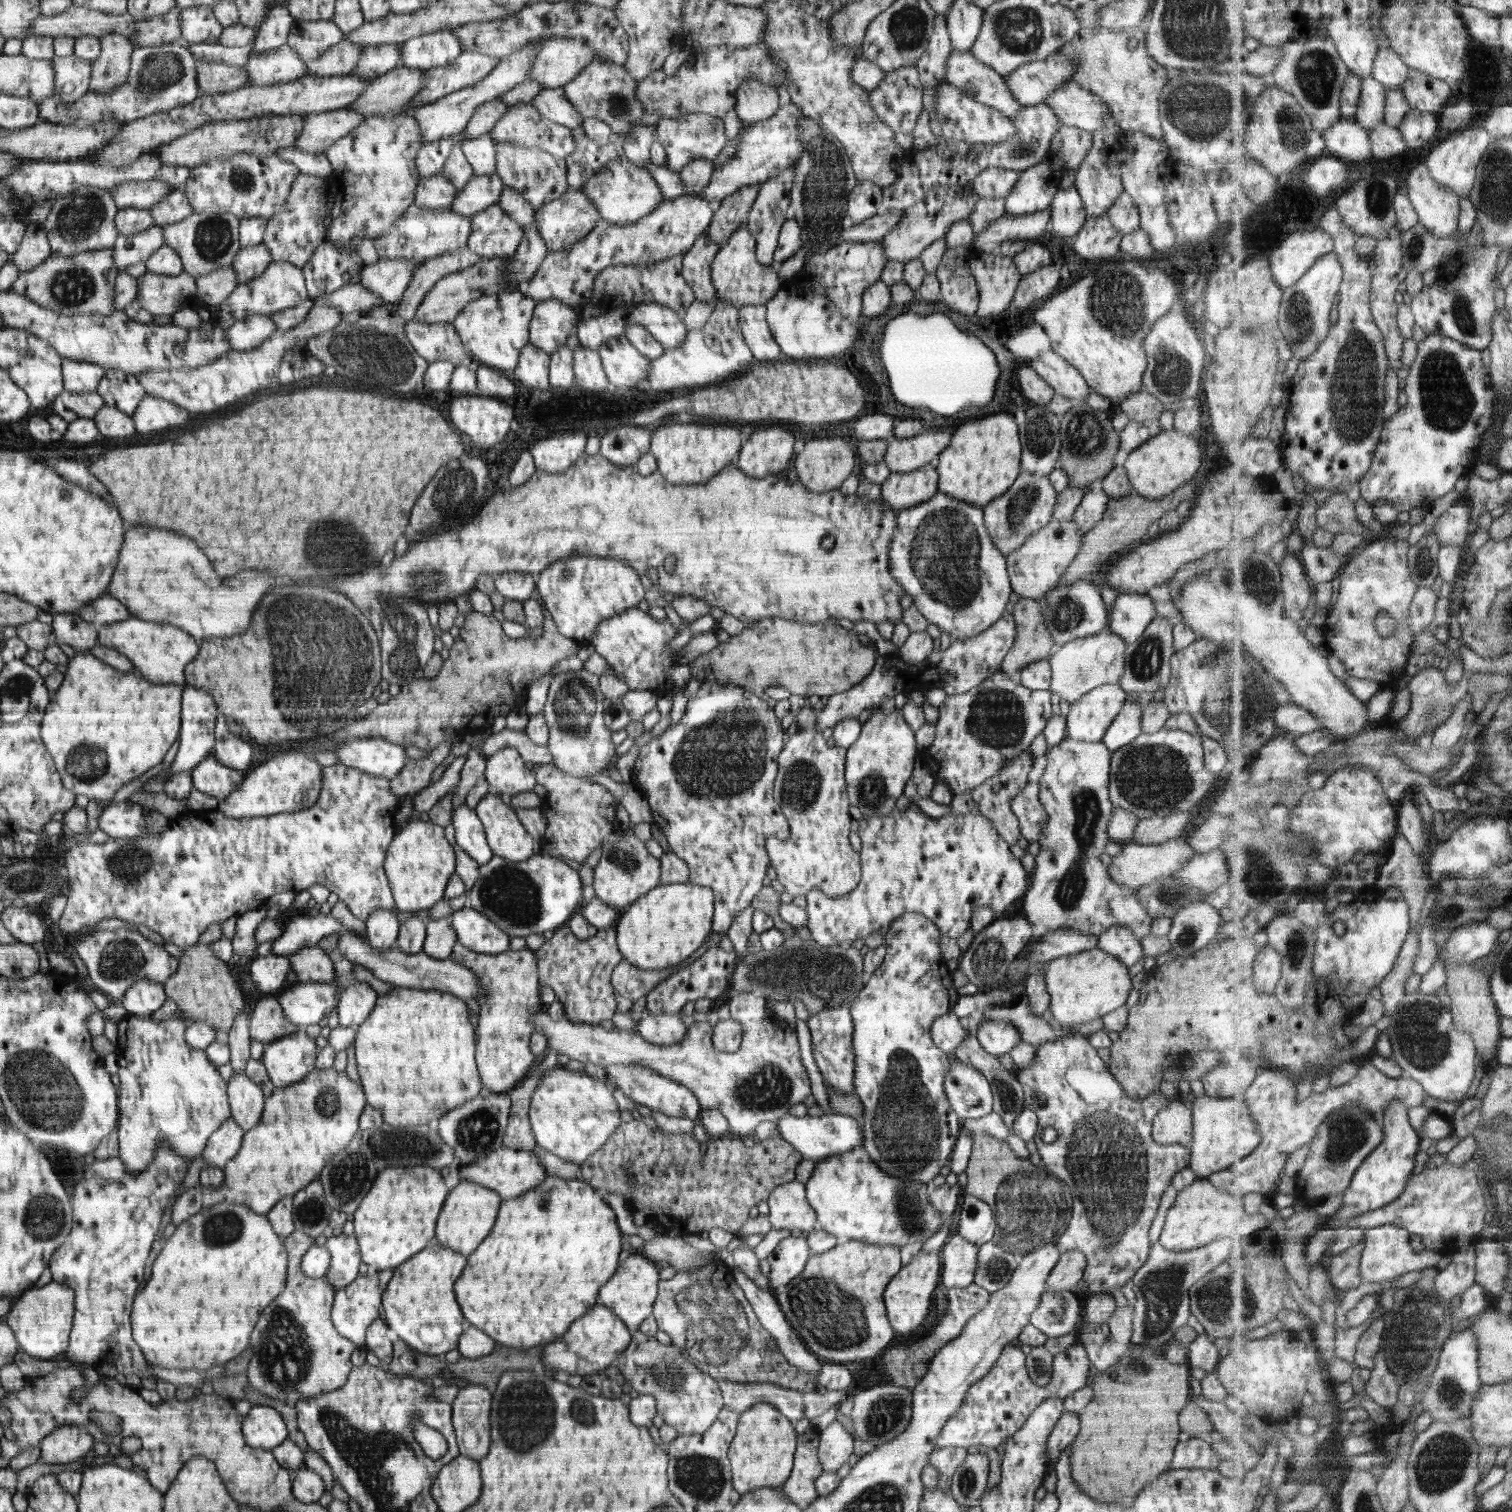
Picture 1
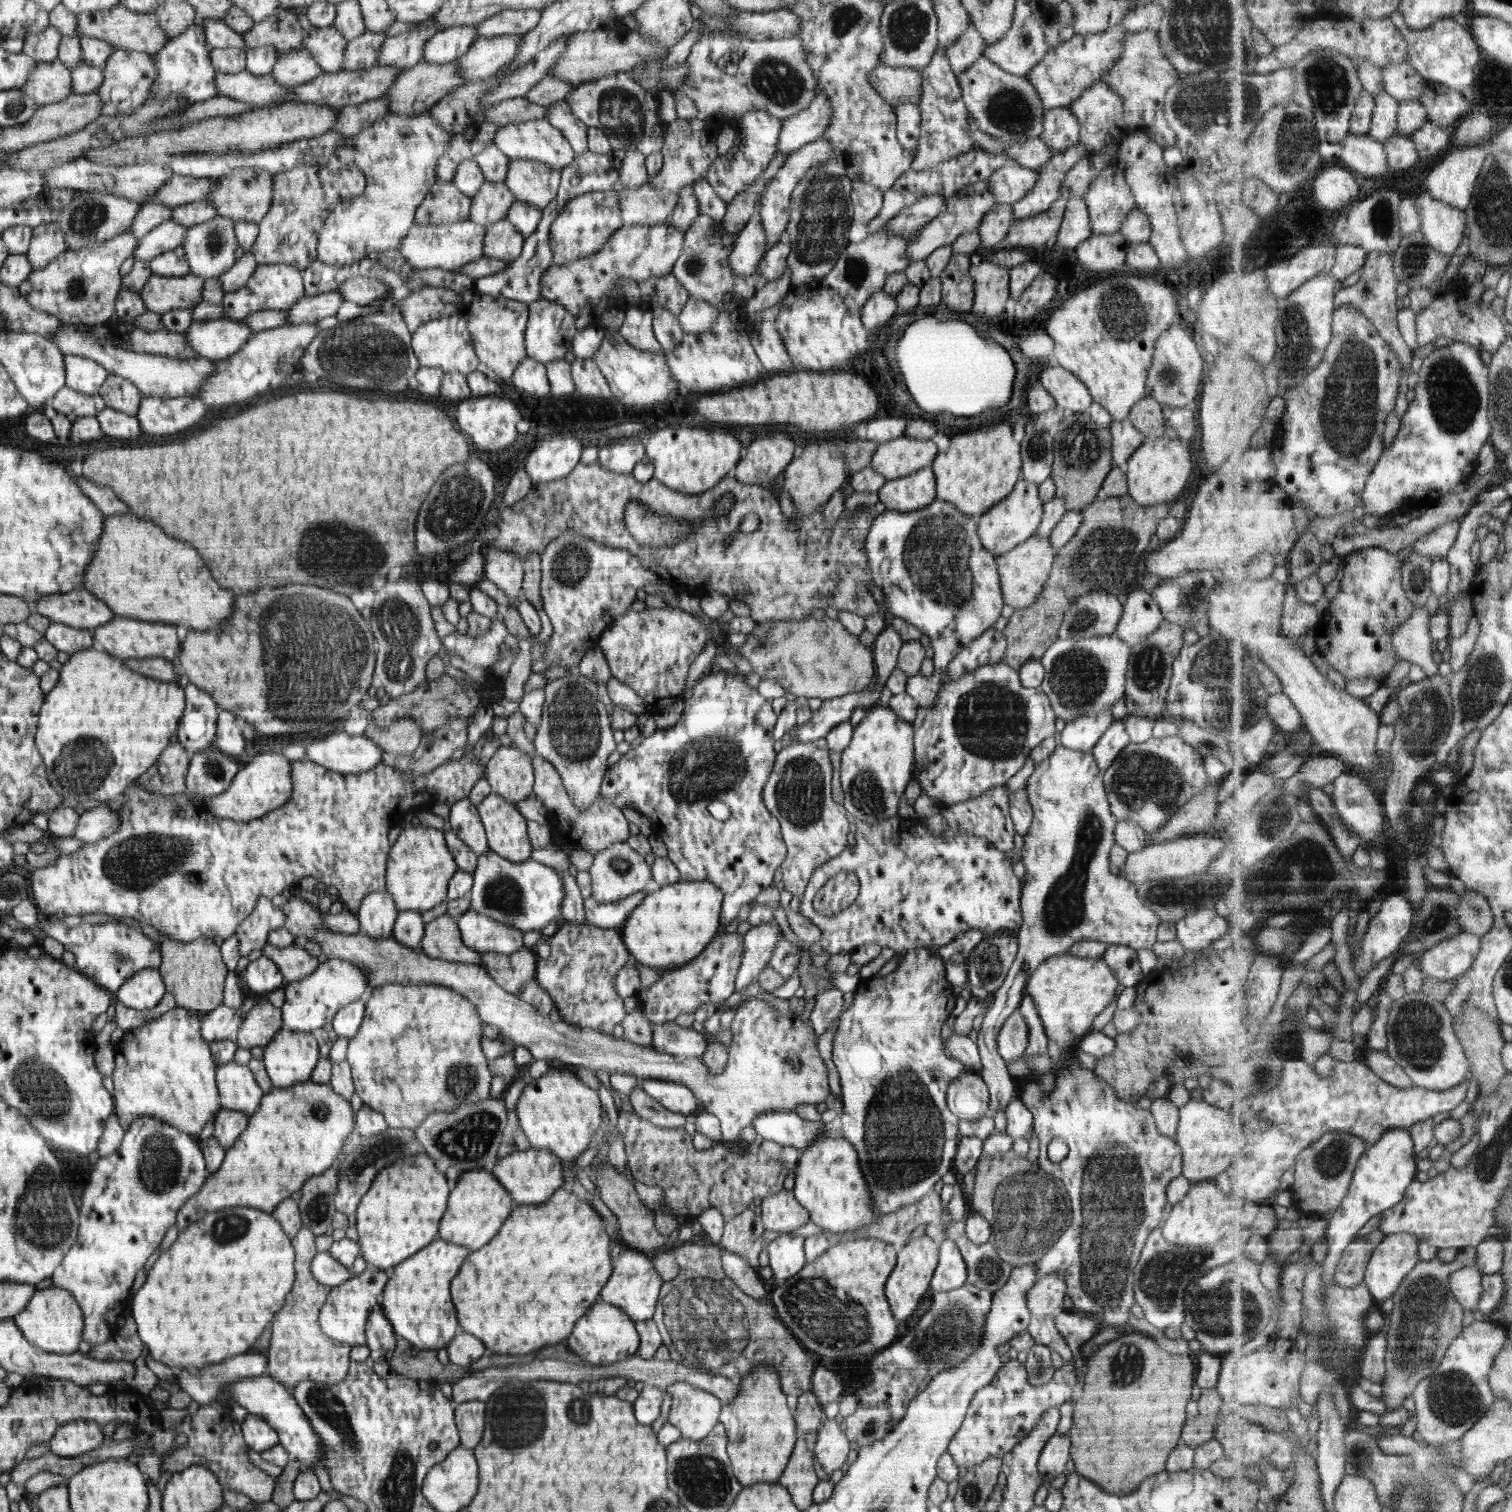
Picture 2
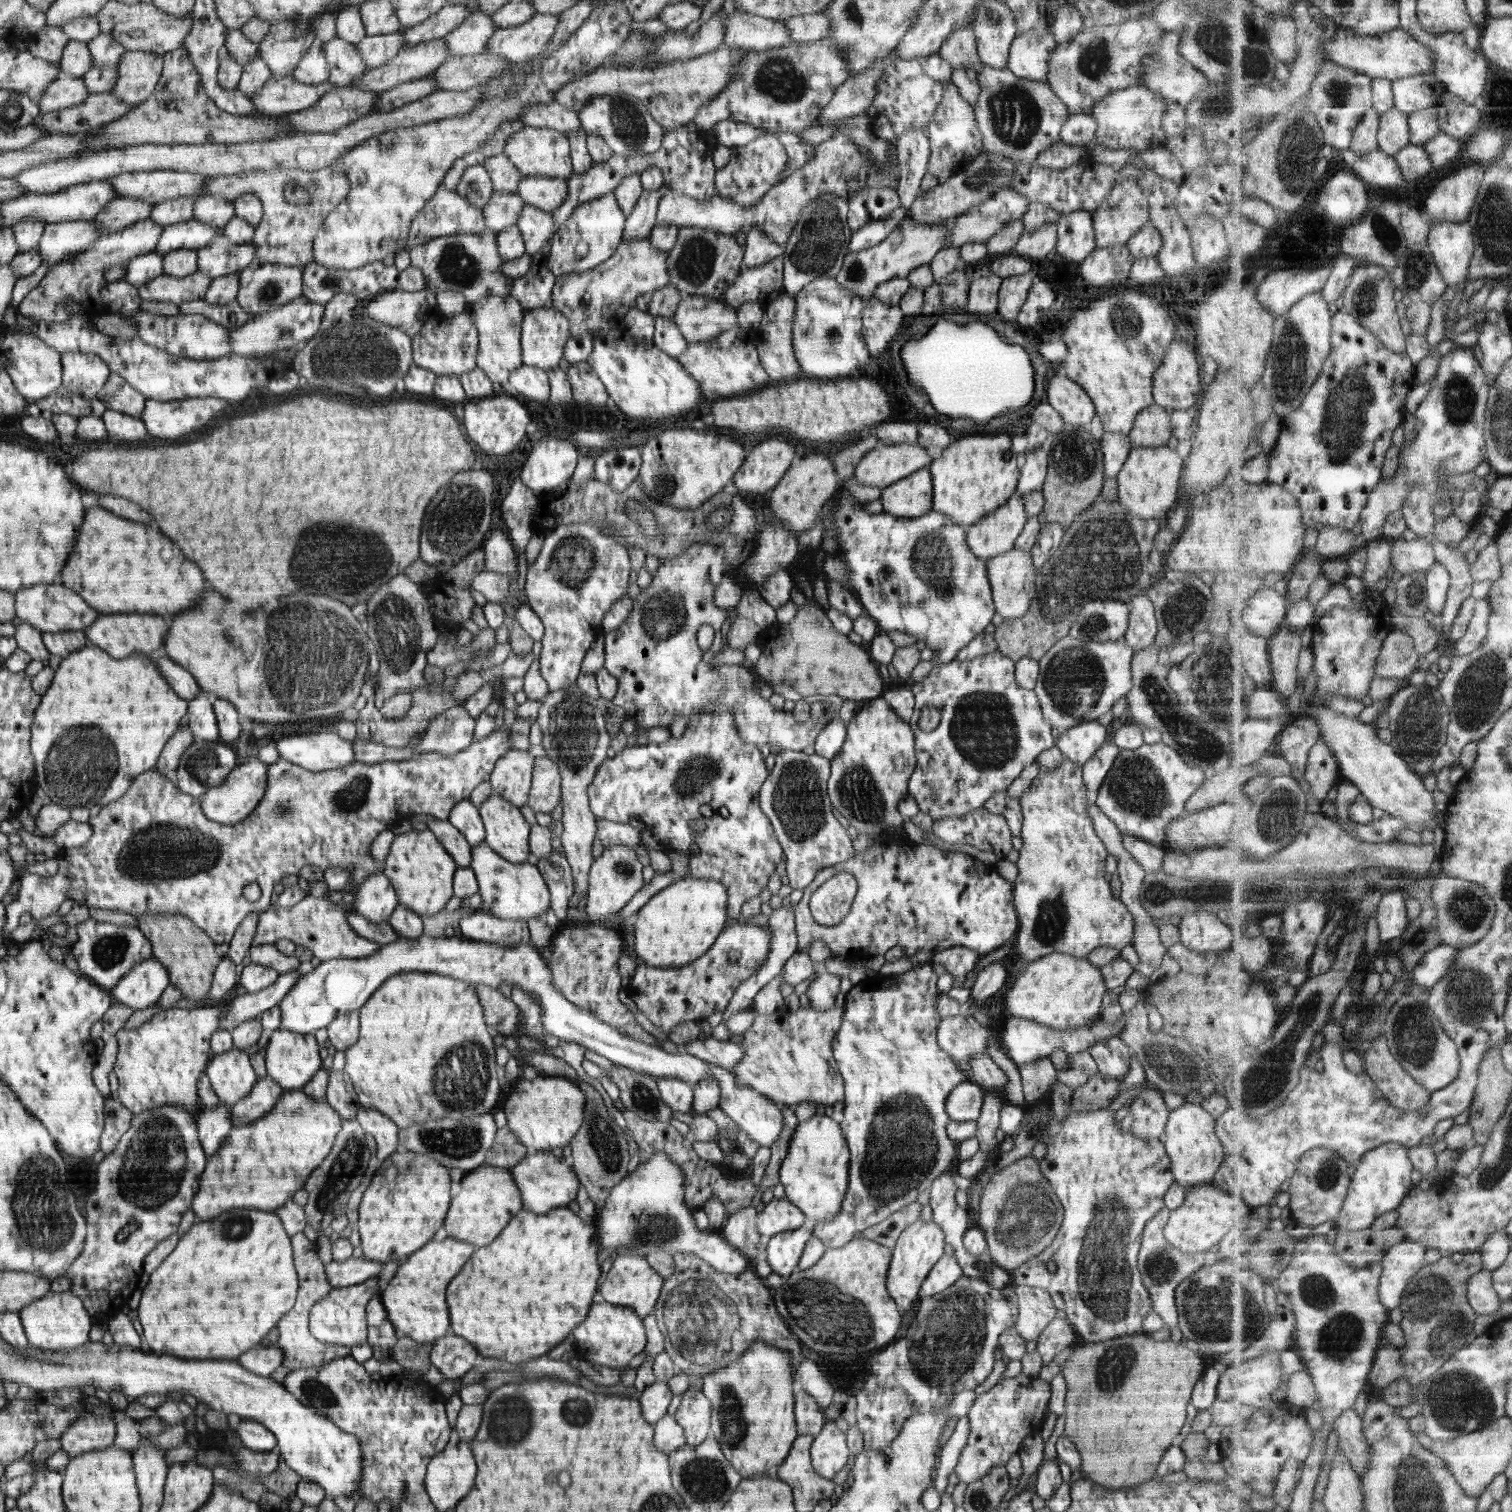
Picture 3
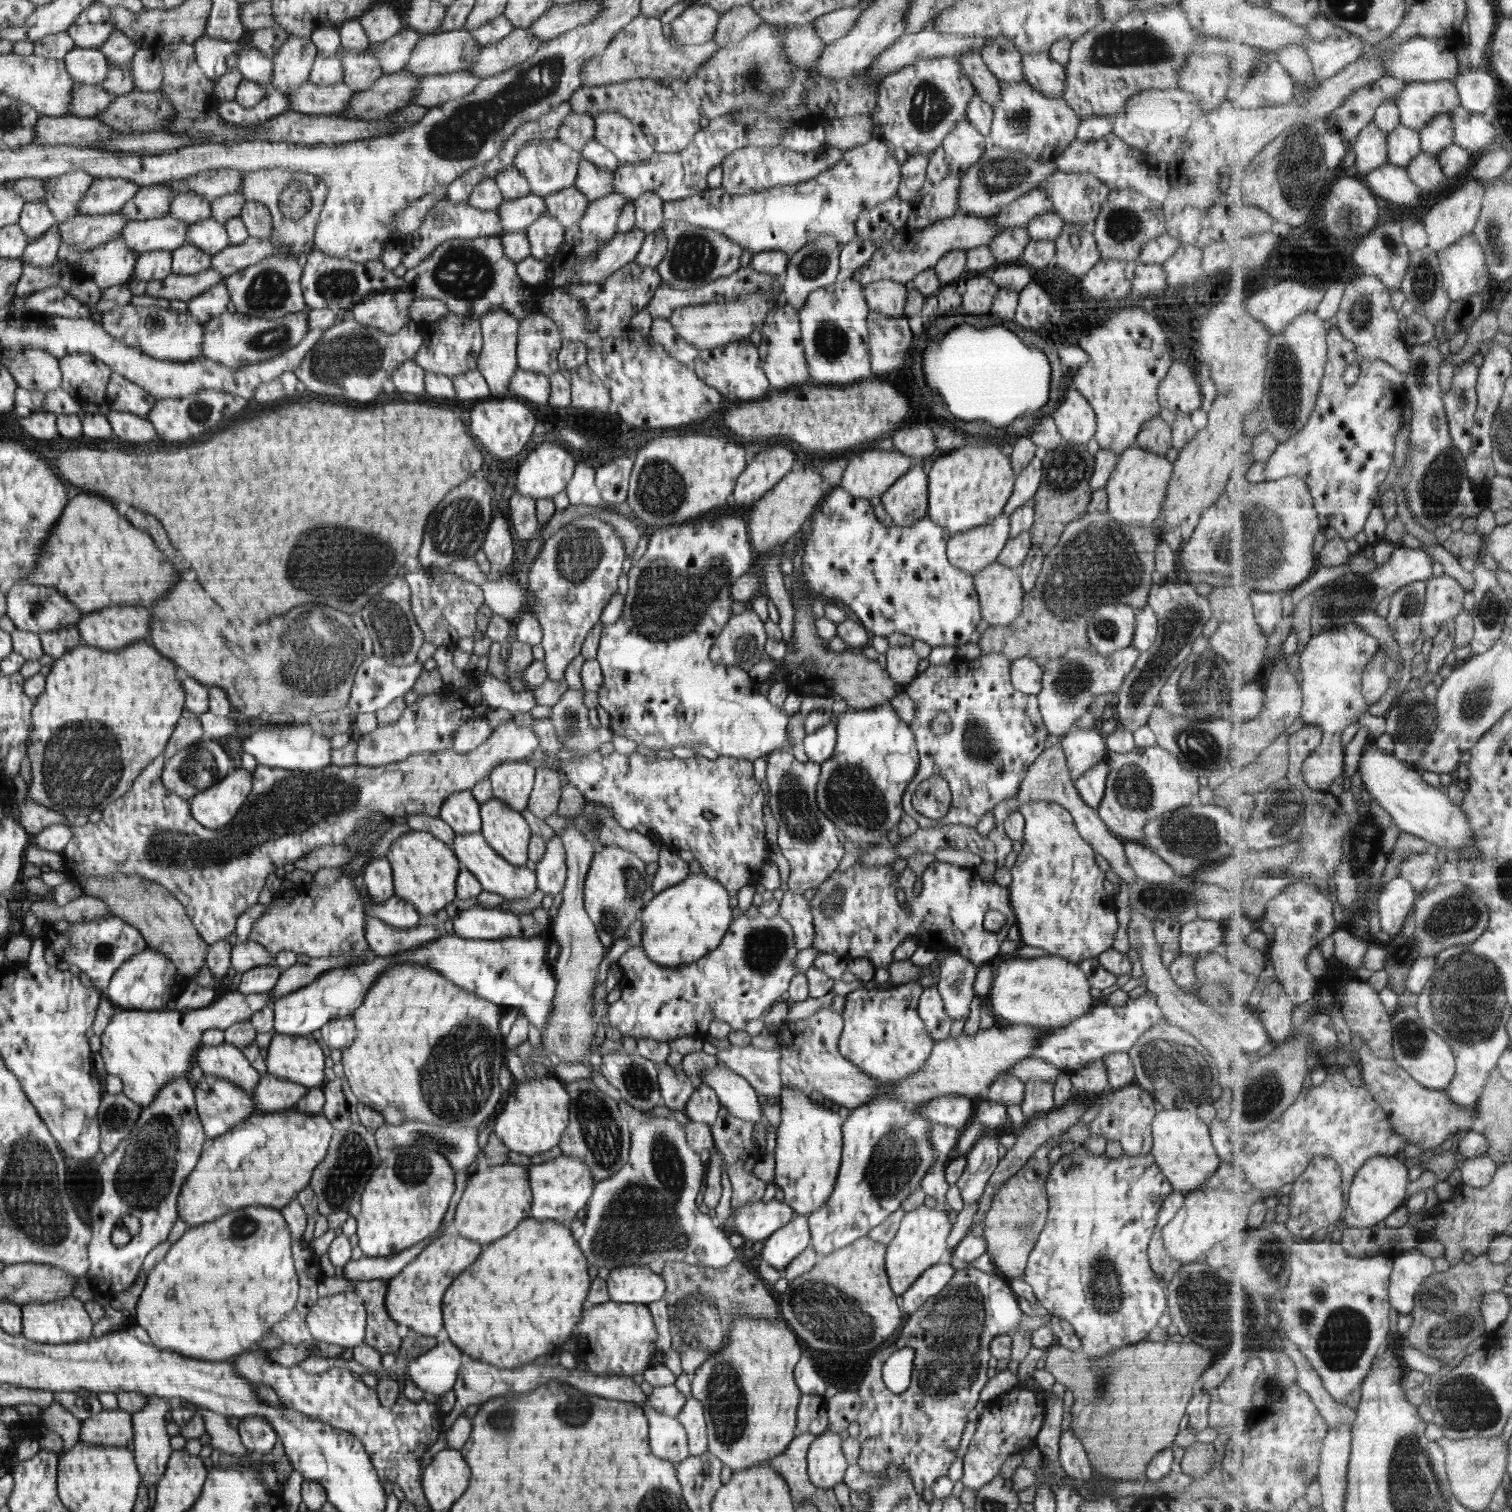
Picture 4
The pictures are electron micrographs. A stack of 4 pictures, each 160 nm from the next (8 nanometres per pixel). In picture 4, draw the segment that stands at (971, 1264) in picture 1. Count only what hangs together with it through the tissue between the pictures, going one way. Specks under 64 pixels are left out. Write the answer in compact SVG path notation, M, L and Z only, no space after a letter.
M936 1263L925 1270L910 1288L900 1296L901 1310L908 1315L916 1312L935 1294L938 1294L953 1277L957 1270L949 1264Z

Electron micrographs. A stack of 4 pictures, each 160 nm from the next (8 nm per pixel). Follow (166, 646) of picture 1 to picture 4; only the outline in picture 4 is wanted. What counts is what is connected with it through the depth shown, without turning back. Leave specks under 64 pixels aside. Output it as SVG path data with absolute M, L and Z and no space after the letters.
M111 606L85 613L77 622L84 644L106 651L124 649L148 636L150 612L142 606Z

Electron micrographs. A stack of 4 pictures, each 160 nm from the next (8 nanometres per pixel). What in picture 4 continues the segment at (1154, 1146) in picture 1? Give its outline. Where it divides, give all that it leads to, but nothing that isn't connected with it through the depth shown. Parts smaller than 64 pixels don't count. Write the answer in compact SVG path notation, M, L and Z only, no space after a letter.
M1076 1143L1074 1149L1073 1154L1062 1154L1062 1158L1058 1163L1051 1164L1049 1177L1045 1182L1049 1202L1046 1224L1039 1232L1037 1243L1029 1254L1022 1278L1033 1288L1033 1293L1036 1295L1038 1302L1049 1312L1050 1316L1059 1316L1062 1320L1067 1320L1072 1324L1076 1336L1082 1341L1081 1348L1083 1352L1090 1359L1100 1359L1118 1349L1122 1349L1122 1347L1146 1340L1148 1333L1158 1324L1162 1312L1166 1309L1166 1290L1158 1282L1155 1272L1151 1269L1147 1248L1152 1233L1155 1231L1158 1211L1173 1188L1168 1179L1162 1174L1162 1171L1156 1166L1156 1161L1154 1161L1154 1157L1150 1153L1141 1155L1138 1158L1110 1159L1110 1157L1106 1157L1106 1152L1099 1156L1092 1155L1086 1148L1082 1147L1082 1143Z

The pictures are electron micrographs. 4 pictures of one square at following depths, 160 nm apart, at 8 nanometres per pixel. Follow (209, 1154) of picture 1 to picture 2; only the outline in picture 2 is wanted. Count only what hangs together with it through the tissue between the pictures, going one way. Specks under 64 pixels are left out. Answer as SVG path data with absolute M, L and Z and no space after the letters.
M222 1108L215 1118L212 1137L226 1150L236 1142L239 1134L245 1131L248 1121L249 1114Z

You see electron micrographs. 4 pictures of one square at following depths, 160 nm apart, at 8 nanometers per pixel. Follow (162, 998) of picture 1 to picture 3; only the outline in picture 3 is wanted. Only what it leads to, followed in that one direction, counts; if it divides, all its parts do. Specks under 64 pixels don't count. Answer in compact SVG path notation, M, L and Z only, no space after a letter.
M155 957L133 967L122 978L122 986L111 990L111 994L117 1003L134 1011L154 1007L168 986L169 969Z

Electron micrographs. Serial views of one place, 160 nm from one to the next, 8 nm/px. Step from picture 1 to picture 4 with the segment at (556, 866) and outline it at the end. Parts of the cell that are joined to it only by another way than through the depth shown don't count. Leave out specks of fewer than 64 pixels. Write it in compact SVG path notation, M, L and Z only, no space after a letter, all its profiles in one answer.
M481 831L477 833L455 833L451 847L456 853L459 863L480 881L484 891L499 894L511 902L529 898L538 889L538 880L535 872L526 866L514 867L504 861L500 855L486 842Z

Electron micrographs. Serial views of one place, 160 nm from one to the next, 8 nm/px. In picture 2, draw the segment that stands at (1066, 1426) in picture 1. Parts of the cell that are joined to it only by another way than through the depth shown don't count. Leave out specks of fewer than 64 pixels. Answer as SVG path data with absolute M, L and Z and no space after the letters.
M1069 1432L1053 1435L1041 1450L1037 1469L1045 1485L1049 1485L1060 1474L1066 1471L1066 1462L1070 1460L1071 1442Z

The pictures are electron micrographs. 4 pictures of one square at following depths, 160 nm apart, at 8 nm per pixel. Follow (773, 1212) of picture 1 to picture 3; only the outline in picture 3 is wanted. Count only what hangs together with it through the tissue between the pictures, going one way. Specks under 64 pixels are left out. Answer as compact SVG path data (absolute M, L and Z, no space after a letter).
M773 1198L757 1213L756 1228L763 1239L769 1239L775 1234L796 1230L804 1224L807 1216L788 1199Z

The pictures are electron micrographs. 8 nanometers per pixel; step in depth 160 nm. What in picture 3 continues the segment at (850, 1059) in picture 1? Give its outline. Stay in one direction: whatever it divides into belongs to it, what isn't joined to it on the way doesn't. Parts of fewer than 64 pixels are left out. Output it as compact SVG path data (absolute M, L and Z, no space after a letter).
M824 970L816 976L805 993L814 1010L826 1012L835 1006L840 993L840 978Z

